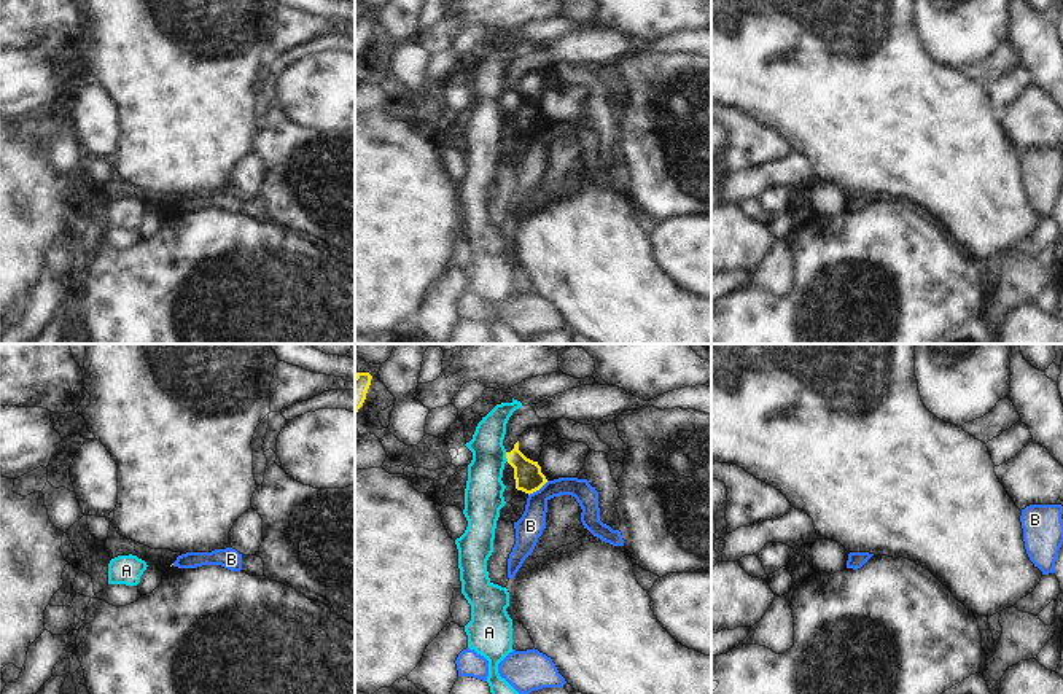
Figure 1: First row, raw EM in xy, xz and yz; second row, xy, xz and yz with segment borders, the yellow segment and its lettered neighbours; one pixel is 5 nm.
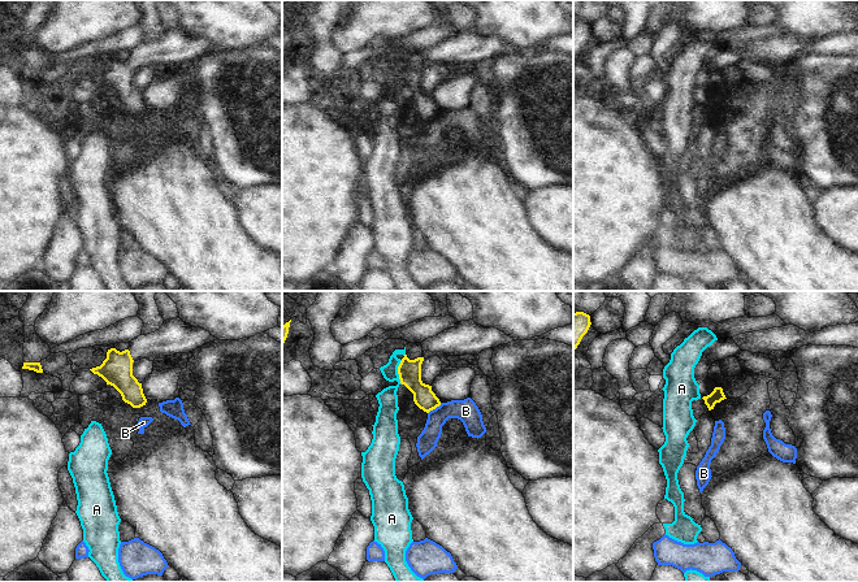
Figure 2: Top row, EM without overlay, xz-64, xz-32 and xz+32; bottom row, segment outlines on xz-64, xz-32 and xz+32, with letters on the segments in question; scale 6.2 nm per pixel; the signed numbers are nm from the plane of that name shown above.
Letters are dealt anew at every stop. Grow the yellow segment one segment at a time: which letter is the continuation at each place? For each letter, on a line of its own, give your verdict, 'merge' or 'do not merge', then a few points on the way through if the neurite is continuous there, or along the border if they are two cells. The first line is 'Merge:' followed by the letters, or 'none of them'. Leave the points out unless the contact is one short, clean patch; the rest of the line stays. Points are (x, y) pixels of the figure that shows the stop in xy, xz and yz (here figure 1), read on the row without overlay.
Merge: none of them
A: do not merge; border xz (505, 96), (508, 104)
B: do not merge; border xz (548, 124), (529, 139)

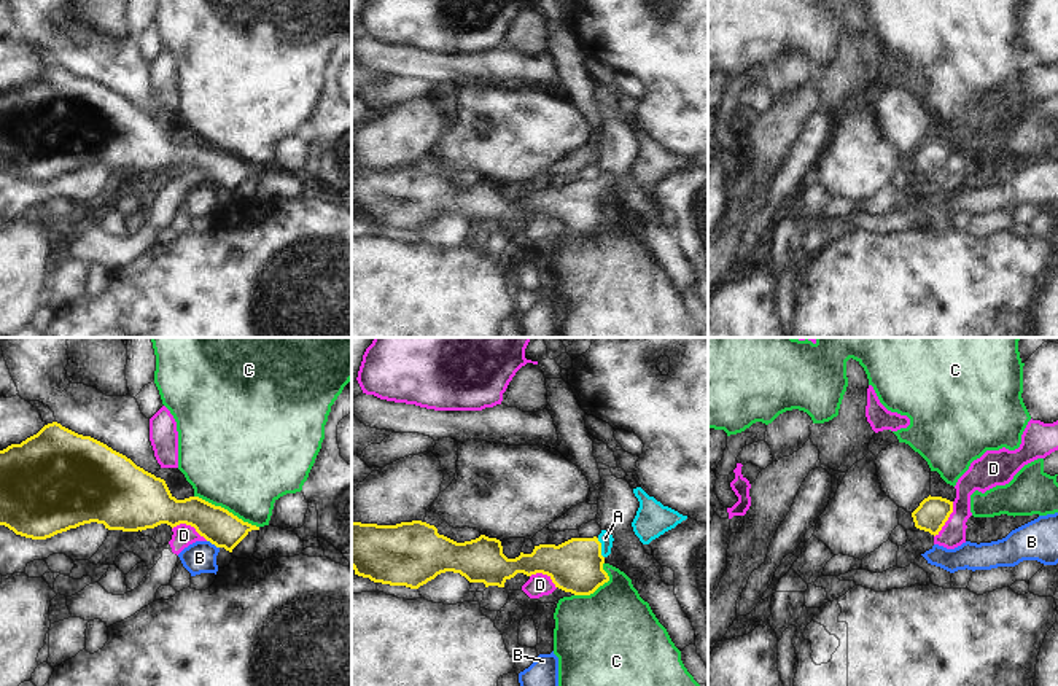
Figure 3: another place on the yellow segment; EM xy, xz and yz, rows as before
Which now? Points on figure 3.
Merge: A
A: merge; way xz (576, 209), (589, 196), (600, 191), (605, 182)
B: do not merge; border xy (207, 183), (218, 191)
C: do not merge
D: do not merge

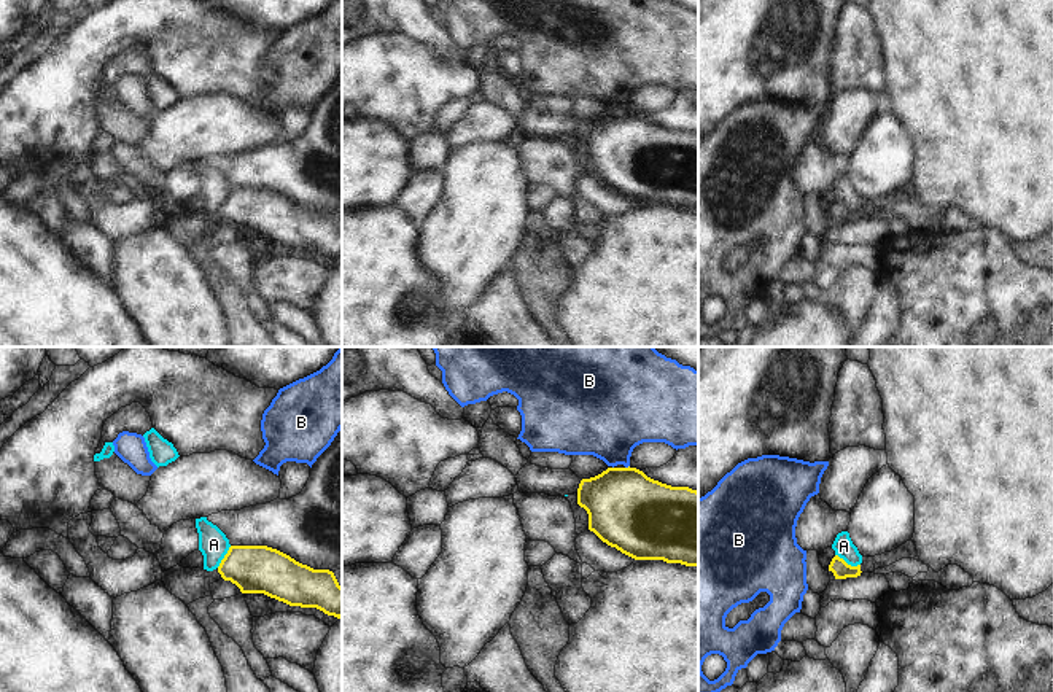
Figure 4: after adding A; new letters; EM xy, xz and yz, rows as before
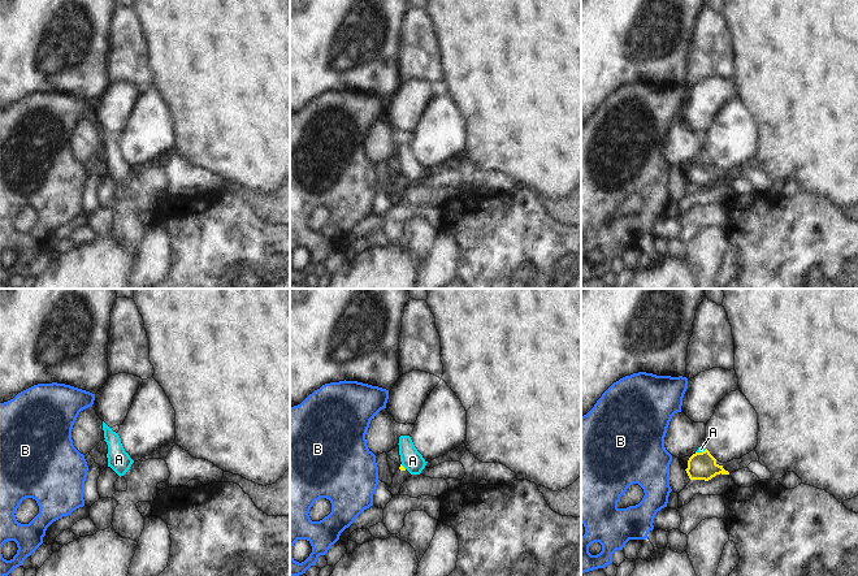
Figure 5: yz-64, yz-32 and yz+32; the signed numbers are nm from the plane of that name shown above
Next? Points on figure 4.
Merge: none of them
A: do not merge; border yz (835, 198), (851, 209), (859, 209)
B: do not merge; border xz (629, 108), (625, 112)

